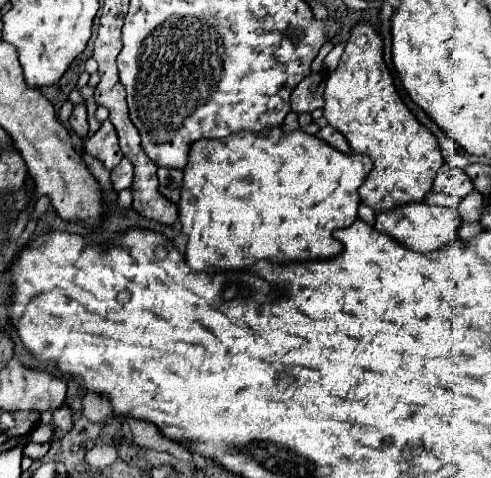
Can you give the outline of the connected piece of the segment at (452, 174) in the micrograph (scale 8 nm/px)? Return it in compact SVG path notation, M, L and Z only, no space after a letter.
M450 169L446 173L438 173L434 179L434 187L432 191L436 193L448 193L448 195L456 195L460 199L464 199L468 193L474 191L472 181L468 179L468 175L462 169Z

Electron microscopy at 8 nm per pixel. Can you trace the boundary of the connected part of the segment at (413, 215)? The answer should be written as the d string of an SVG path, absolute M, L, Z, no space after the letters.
M426 201L420 203L404 203L400 207L394 207L392 211L376 211L376 229L398 239L406 247L414 251L434 251L438 247L444 247L452 239L456 239L458 233L458 223L460 217L448 207L438 207L438 205L428 205Z

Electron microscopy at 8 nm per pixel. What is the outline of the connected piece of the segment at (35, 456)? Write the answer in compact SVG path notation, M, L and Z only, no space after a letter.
M28 441L26 447L22 449L22 453L26 457L30 457L32 461L40 461L48 453L48 449L50 449L50 443L34 443L34 441Z

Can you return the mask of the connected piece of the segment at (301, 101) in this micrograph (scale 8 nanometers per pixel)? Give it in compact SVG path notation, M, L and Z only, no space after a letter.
M324 69L320 73L310 73L308 77L304 77L292 91L292 111L312 113L314 109L322 109L326 77L328 73Z

